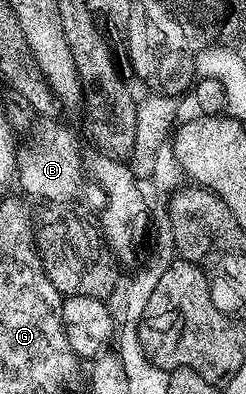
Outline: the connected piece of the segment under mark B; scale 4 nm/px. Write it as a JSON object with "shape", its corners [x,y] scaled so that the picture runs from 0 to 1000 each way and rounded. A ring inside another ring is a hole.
{"shape":[[[203,307],[191,322],[159,320],[154,353],[138,353],[106,373],[106,386],[77,391],[65,404],[65,464],[146,503],[191,518],[280,518],[285,505],[317,495],[317,472],[333,464],[341,444],[341,404],[317,388],[317,358],[297,338],[268,322]]]}

